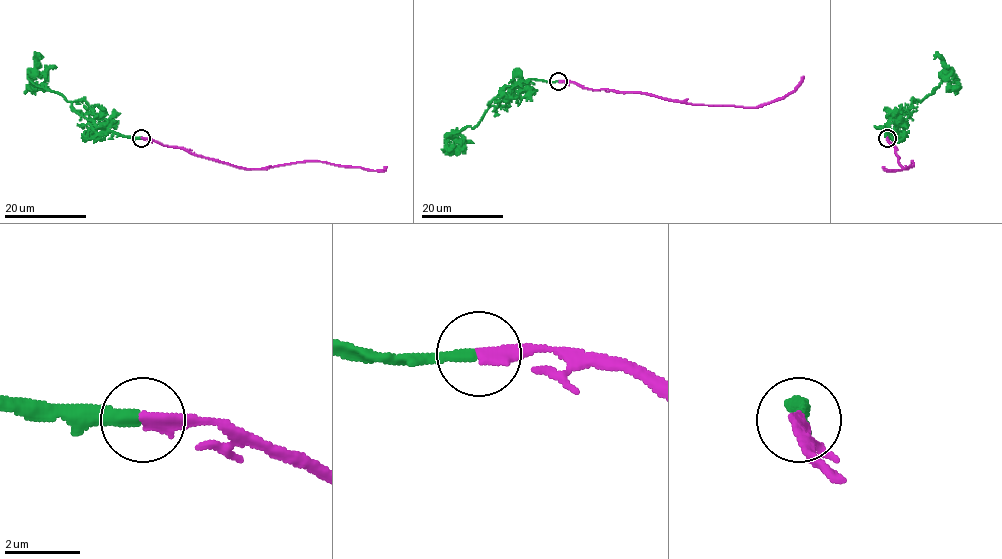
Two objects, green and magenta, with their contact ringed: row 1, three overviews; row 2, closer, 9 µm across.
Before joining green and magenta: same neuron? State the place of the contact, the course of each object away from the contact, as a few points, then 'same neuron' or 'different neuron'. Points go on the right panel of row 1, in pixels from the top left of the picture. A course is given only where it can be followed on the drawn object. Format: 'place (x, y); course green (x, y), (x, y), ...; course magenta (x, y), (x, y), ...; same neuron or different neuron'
place (887, 138); course green (887, 138), (891, 117), (894, 119), (931, 94), (941, 76), (948, 77), (953, 90); course magenta (887, 138), (895, 148), (899, 163), (904, 168), (912, 161), (913, 164), (900, 170), (887, 170), (882, 166); same neuron

